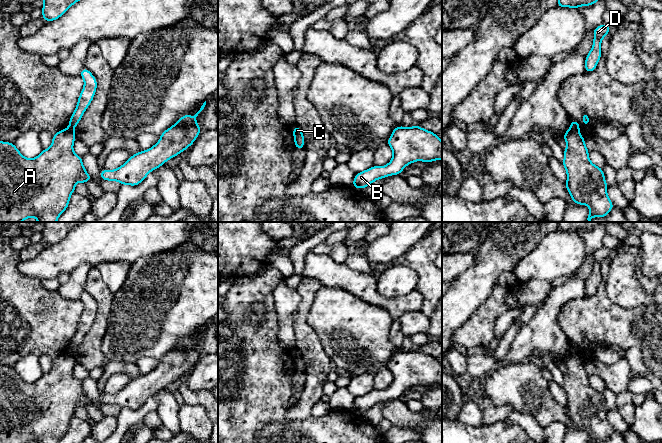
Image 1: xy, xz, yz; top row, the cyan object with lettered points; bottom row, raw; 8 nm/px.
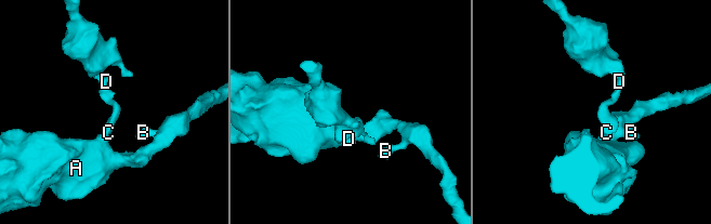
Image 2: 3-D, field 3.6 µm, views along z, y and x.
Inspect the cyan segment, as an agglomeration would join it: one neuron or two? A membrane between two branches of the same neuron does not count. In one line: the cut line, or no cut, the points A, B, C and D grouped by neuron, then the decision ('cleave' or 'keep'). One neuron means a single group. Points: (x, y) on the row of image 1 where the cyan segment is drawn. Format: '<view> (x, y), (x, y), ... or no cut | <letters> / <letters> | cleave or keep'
yz (571, 126), (577, 129) | A B / C D | cleave

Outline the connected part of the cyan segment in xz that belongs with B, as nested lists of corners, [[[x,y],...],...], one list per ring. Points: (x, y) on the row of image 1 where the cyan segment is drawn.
[[[397,126],[387,144],[393,151],[391,161],[385,166],[372,166],[356,173],[352,186],[363,189],[384,177],[399,175],[403,169],[416,161],[431,163],[442,160],[442,141],[437,134],[421,128]]]

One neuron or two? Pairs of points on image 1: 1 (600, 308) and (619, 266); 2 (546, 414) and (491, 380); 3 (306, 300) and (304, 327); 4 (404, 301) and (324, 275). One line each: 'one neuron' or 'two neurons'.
1: two neurons
2: one neuron
3: one neuron
4: one neuron

